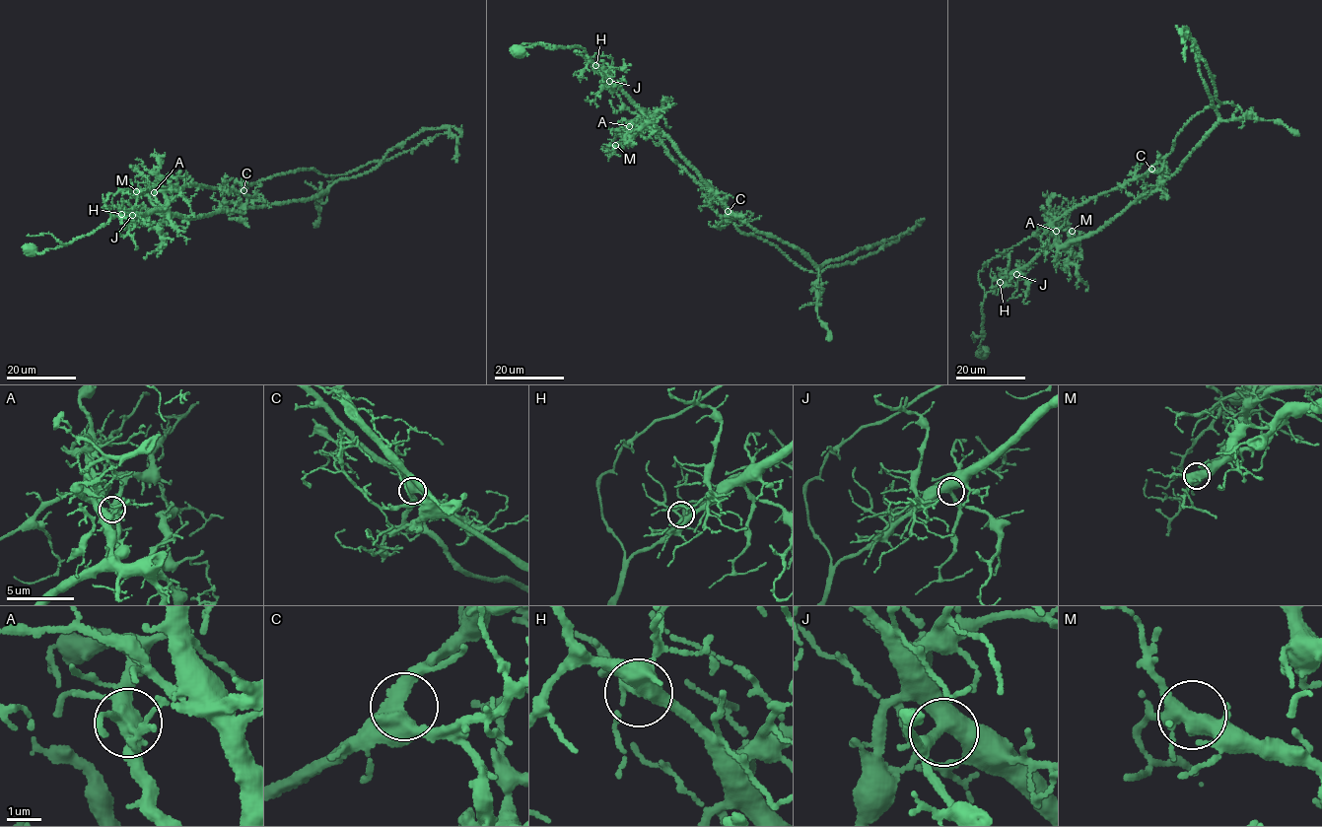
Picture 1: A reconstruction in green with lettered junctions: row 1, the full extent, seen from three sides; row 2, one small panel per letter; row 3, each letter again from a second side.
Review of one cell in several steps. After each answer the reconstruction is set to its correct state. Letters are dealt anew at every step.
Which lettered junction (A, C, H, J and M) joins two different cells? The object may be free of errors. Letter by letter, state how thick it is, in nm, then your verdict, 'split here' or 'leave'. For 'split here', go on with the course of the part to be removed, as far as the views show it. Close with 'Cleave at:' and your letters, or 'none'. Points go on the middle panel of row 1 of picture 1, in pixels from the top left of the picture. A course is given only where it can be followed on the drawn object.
A: 400 nm thick; split here; foreign part runs (629, 125), (643, 117), (674, 160), (724, 205), (727, 220), (809, 271), (854, 263), (924, 218)
C: 440 nm thick; leave
H: 320 nm thick; leave
J: 400 nm thick; leave
M: 440 nm thick; leave
Cleave at: A

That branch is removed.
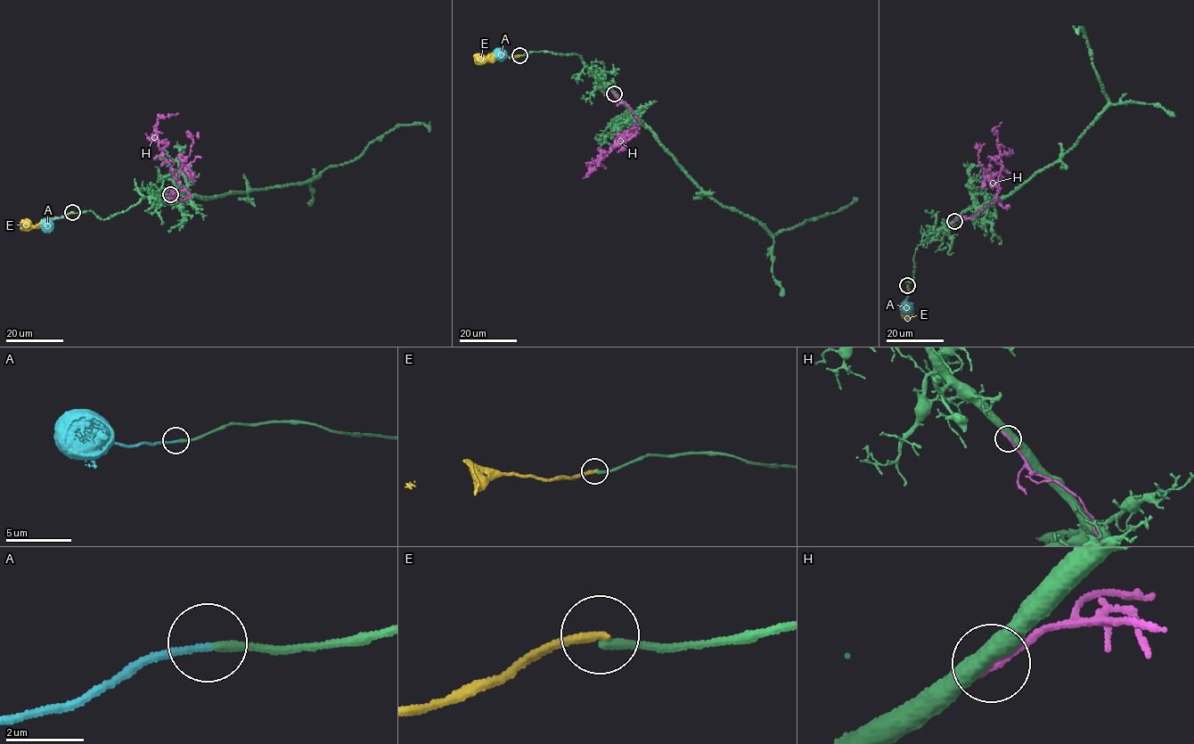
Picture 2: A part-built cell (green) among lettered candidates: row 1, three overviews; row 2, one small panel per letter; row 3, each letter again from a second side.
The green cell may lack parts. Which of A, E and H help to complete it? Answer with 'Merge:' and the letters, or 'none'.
Merge: A

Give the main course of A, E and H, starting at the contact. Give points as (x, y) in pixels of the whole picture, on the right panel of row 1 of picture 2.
A: (907, 286), (905, 299), (910, 306), (907, 313)
E: (907, 285), (909, 294), (905, 299), (910, 311), (903, 314)
H: (954, 221), (971, 217), (996, 198), (1001, 166), (997, 136), (993, 129), (1001, 122)

